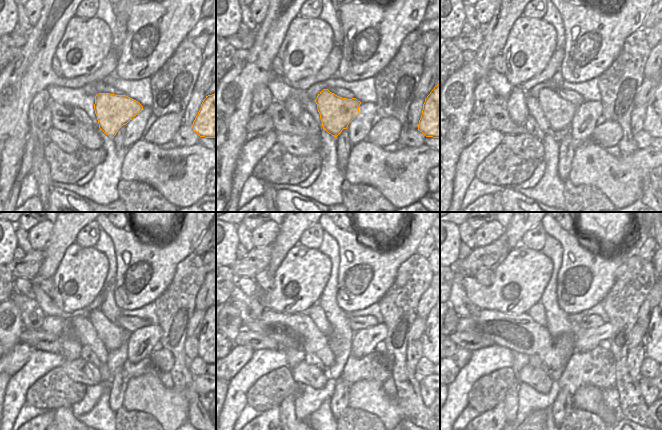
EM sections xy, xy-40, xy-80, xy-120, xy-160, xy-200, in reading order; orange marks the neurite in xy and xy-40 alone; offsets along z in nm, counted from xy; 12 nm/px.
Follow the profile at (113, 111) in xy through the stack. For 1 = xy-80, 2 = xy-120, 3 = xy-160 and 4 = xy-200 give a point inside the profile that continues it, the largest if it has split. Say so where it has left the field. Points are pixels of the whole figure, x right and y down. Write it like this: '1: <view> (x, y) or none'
1: xy-80 (559, 112)
2: xy-120 (111, 334)
3: xy-160 (326, 328)
4: xy-200 (544, 314)

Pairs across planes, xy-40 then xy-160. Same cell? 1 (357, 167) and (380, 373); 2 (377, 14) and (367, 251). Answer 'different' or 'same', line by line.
1: different
2: same

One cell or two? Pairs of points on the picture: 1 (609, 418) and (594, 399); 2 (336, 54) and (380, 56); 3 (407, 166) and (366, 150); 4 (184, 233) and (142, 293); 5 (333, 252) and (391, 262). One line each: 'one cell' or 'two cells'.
1: one cell
2: two cells
3: one cell
4: one cell
5: two cells

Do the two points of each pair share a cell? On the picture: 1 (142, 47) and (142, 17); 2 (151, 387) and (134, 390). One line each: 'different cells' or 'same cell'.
1: same cell
2: same cell

